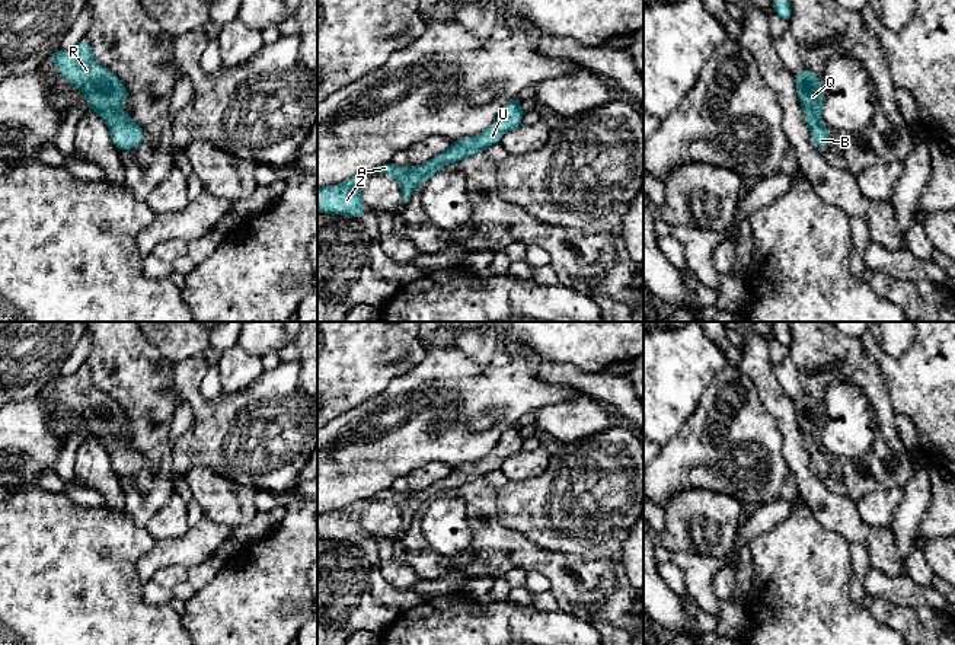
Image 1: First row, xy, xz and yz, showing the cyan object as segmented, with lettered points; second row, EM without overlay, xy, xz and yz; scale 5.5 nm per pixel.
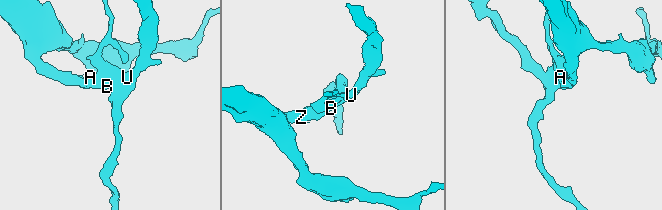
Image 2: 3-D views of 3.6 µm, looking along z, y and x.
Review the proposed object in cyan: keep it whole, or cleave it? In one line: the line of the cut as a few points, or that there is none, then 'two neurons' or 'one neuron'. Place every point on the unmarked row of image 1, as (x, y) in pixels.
no cut; one neuron

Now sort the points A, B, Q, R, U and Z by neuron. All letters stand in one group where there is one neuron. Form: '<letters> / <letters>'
A B Q R U Z

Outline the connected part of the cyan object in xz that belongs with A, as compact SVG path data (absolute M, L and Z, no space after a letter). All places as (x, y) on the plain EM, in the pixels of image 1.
M515 424L505 430L498 444L482 459L475 463L463 463L441 480L419 492L395 492L392 488L379 492L374 499L392 501L400 513L405 530L413 521L415 514L422 508L428 508L443 491L456 489L472 480L485 478L491 470L499 469L501 463L523 450L521 428Z

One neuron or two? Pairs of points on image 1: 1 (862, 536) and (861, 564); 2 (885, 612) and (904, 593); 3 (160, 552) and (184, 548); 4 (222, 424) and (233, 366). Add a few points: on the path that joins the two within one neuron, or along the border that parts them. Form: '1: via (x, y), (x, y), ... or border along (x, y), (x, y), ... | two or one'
1: border along (850, 543), (858, 543), (865, 551), (871, 565) | two
2: border along (866, 593), (898, 604), (926, 607) | two
3: via (166, 552), (178, 551) | one
4: border along (258, 376), (248, 386), (224, 393) | two

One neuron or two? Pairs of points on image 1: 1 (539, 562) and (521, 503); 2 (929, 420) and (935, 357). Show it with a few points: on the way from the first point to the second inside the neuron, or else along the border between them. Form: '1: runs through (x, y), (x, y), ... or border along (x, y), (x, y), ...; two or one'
1: border along (504, 524), (521, 532), (539, 546), (565, 555); two
2: runs through (935, 404), (935, 373); one

